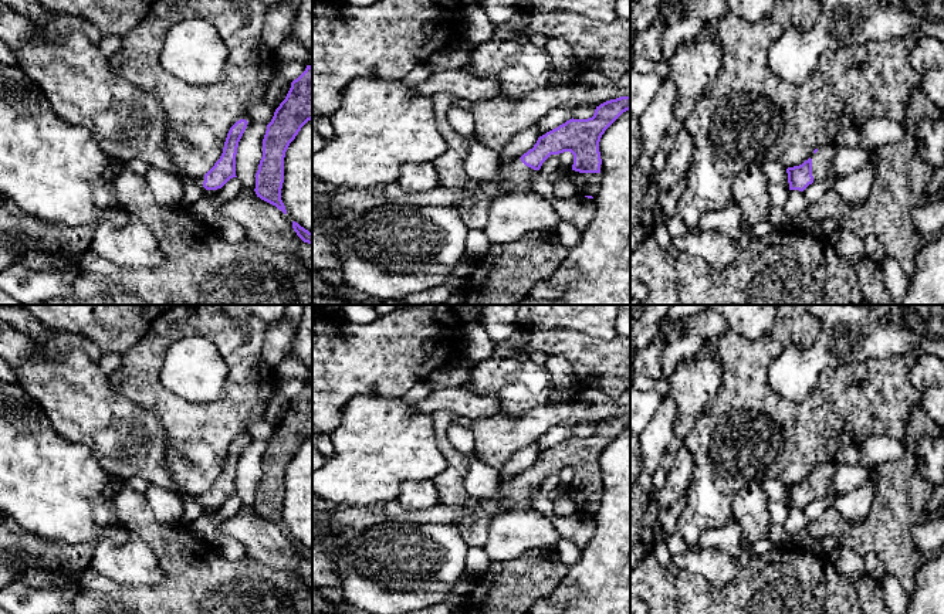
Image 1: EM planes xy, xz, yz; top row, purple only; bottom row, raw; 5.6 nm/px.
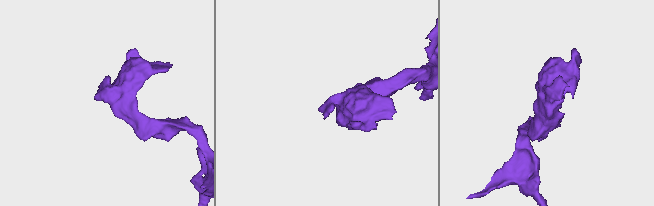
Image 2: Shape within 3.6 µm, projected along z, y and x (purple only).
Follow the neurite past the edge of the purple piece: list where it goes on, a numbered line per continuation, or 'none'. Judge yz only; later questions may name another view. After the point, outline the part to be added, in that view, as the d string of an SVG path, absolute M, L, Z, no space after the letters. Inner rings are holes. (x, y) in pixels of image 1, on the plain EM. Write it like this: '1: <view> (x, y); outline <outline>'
1: yz (822, 477); outline M819 465L818 469L811 474L811 476L813 499L835 492L832 486L833 468L830 465Z

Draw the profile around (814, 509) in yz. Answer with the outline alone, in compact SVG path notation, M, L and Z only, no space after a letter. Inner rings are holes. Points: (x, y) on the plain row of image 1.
M830 492L822 498L813 499L803 508L803 513L809 522L818 520L819 516L828 509L833 508L836 493Z

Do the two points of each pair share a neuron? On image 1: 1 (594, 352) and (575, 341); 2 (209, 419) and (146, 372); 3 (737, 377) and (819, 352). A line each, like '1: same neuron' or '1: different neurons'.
1: same neuron
2: same neuron
3: different neurons

